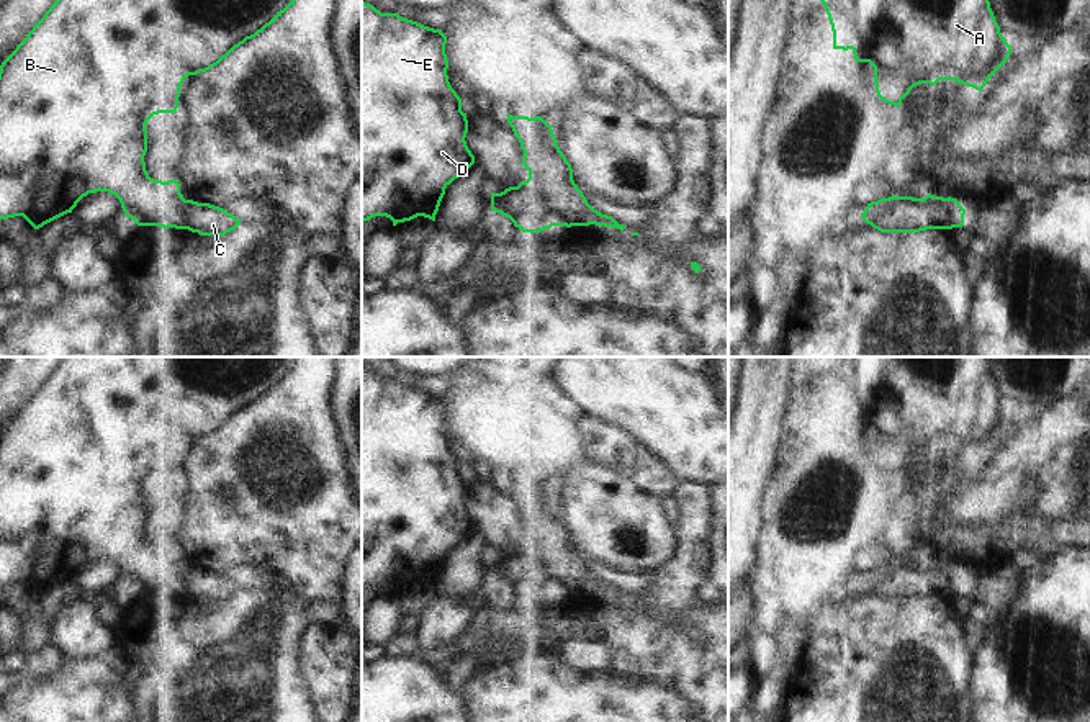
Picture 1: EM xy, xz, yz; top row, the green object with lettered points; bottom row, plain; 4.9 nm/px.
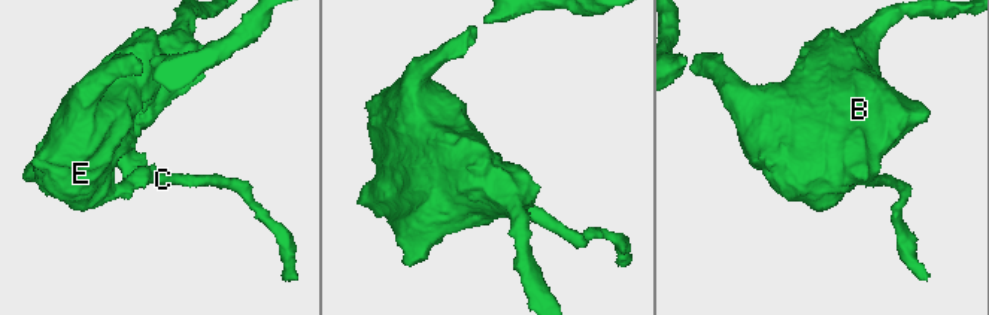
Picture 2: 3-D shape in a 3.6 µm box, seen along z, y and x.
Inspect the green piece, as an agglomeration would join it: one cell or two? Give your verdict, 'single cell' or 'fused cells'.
fused cells

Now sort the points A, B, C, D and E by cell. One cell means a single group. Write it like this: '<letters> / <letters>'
A B D E / C

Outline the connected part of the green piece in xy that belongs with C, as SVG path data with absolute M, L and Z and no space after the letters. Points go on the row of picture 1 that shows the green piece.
M193 200L183 201L183 214L183 229L198 232L201 236L224 236L241 224L241 219L226 210Z

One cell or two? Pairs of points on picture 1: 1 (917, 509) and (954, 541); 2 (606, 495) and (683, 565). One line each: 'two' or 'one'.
1: one
2: two

